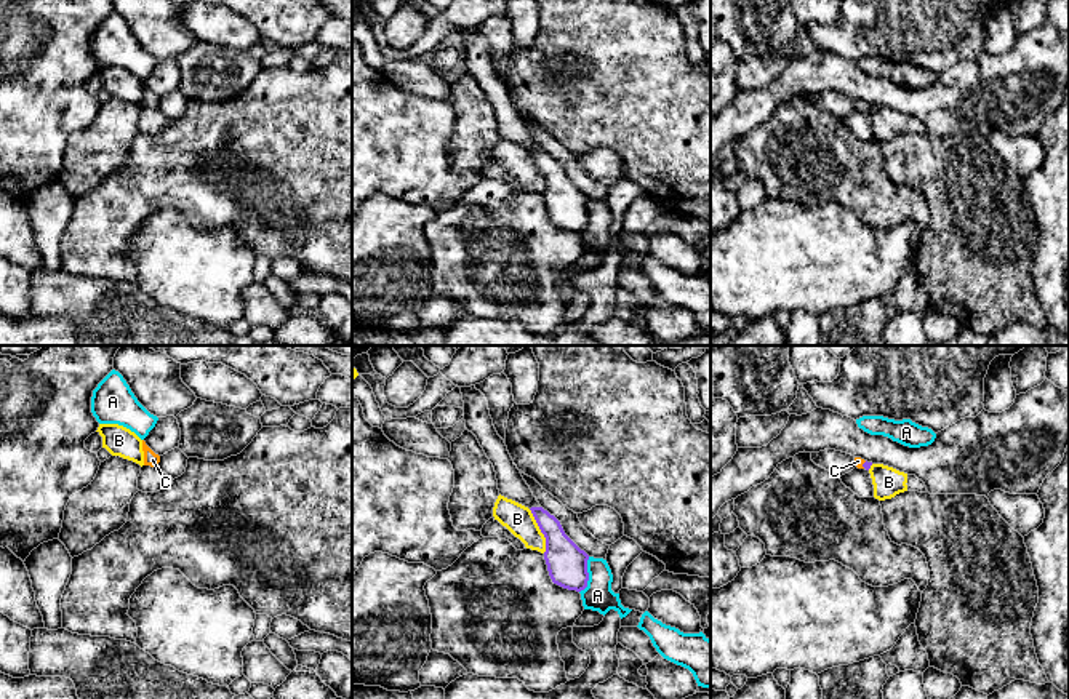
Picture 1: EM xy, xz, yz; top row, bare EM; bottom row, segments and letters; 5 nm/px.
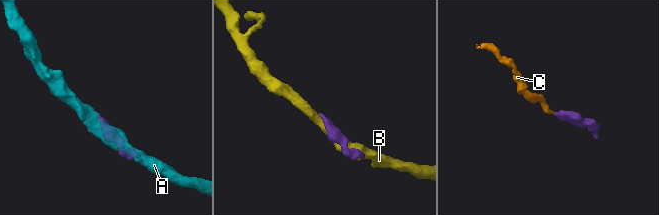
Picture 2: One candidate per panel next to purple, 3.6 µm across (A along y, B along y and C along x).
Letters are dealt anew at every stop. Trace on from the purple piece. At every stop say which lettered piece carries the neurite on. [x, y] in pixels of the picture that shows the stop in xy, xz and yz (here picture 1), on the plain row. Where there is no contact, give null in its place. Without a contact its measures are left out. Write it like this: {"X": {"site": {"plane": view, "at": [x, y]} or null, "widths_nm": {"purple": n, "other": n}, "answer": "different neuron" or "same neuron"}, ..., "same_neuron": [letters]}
{"A": {"site": {"plane": "xz", "at": [588, 216]}, "widths_nm": {"purple": 200, "other": 150}, "answer": "different neuron"}, "B": {"site": {"plane": "xz", "at": [541, 173]}, "widths_nm": {"purple": 200, "other": 150}, "answer": "different neuron"}, "C": {"site": {"plane": "yz", "at": [863, 106]}, "widths_nm": {"purple": 40, "other": 40}, "answer": "same neuron"}, "same_neuron": ["C"]}

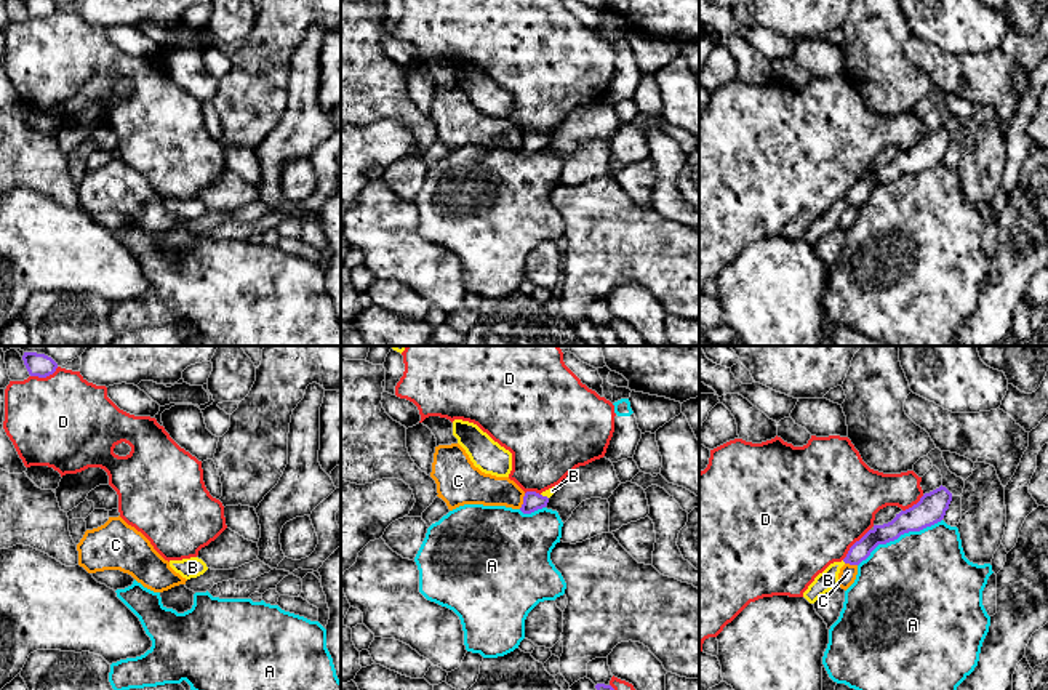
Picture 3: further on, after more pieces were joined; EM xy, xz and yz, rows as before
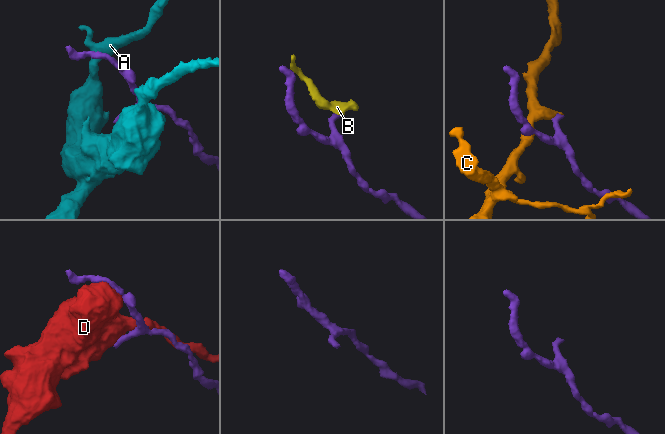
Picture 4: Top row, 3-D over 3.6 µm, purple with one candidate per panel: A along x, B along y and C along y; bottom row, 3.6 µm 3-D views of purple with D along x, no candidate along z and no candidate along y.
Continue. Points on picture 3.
{"A": {"site": {"plane": "yz", "at": [900, 176]}, "widths_nm": {"purple": 150, "other": 480}, "answer": "different neuron"}, "B": {"site": {"plane": "xz", "at": [544, 138]}, "widths_nm": {"purple": 100, "other": 40}, "answer": "same neuron"}, "C": {"site": {"plane": "xz", "at": [524, 143]}, "widths_nm": {"purple": 100, "other": 160}, "answer": "different neuron"}, "D": {"site": {"plane": "yz", "at": [853, 186]}, "widths_nm": {"purple": 100, "other": 500}, "answer": "different neuron"}, "same_neuron": ["B"]}

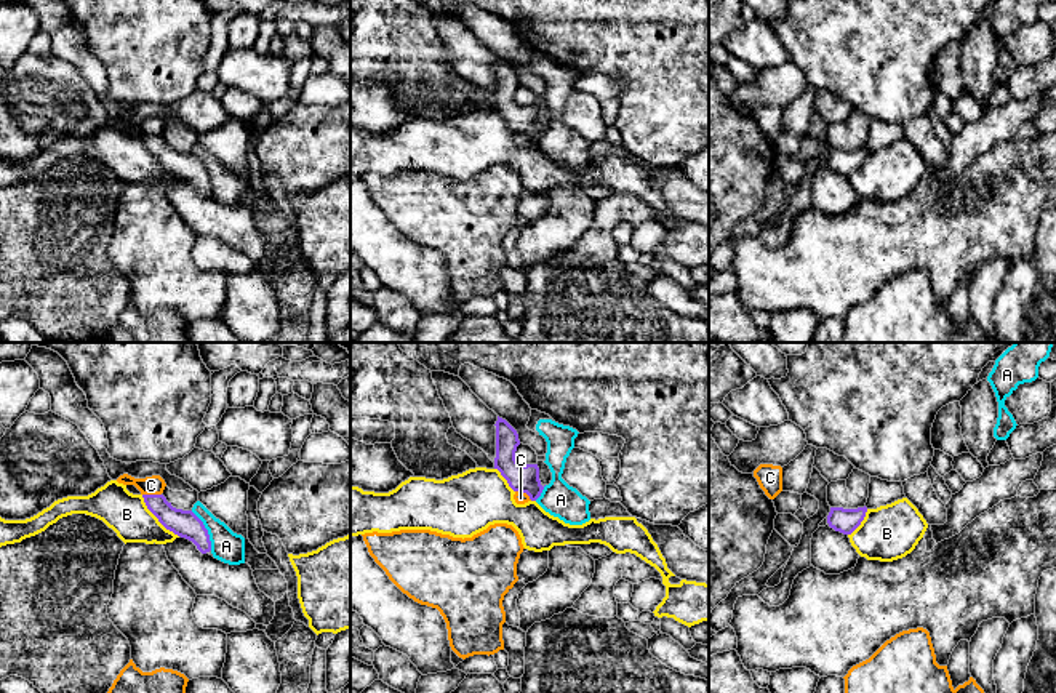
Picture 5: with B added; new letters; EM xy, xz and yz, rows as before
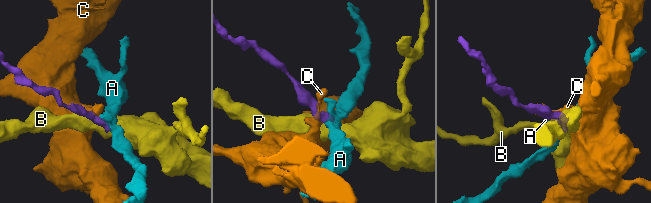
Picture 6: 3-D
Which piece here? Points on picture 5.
{"A": {"site": {"plane": "xy", "at": [207, 172]}, "widths_nm": {"purple": 140, "other": 160}, "answer": "different neuron"}, "B": {"site": {"plane": "xy", "at": [156, 157]}, "widths_nm": {"purple": 140, "other": 220}, "answer": "different neuron"}, "C": {"site": {"plane": "xy", "at": [152, 136]}, "widths_nm": {"purple": 140, "other": 100}, "answer": "different neuron"}, "same_neuron": []}

